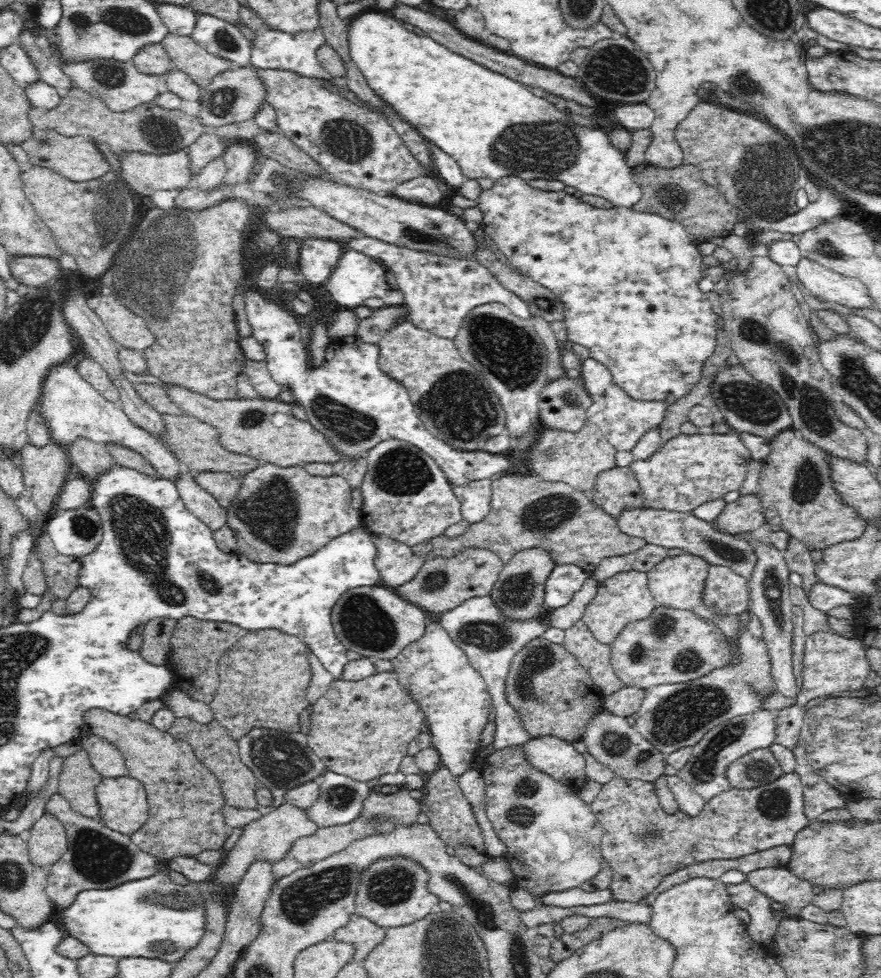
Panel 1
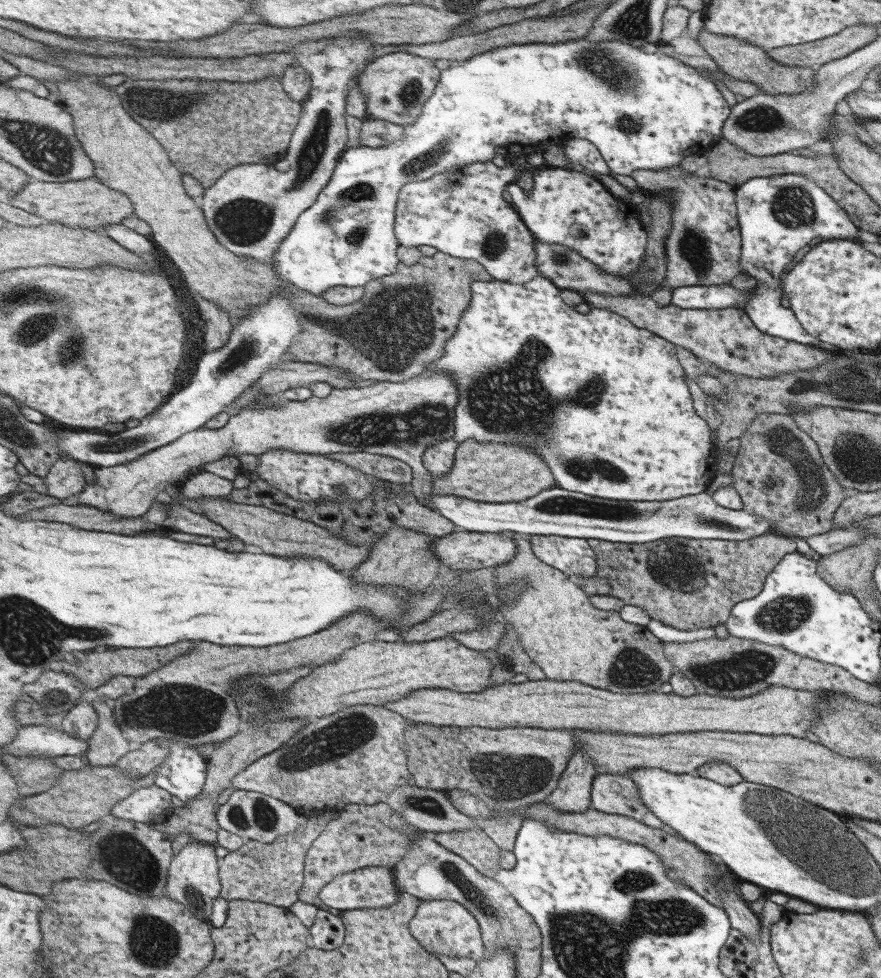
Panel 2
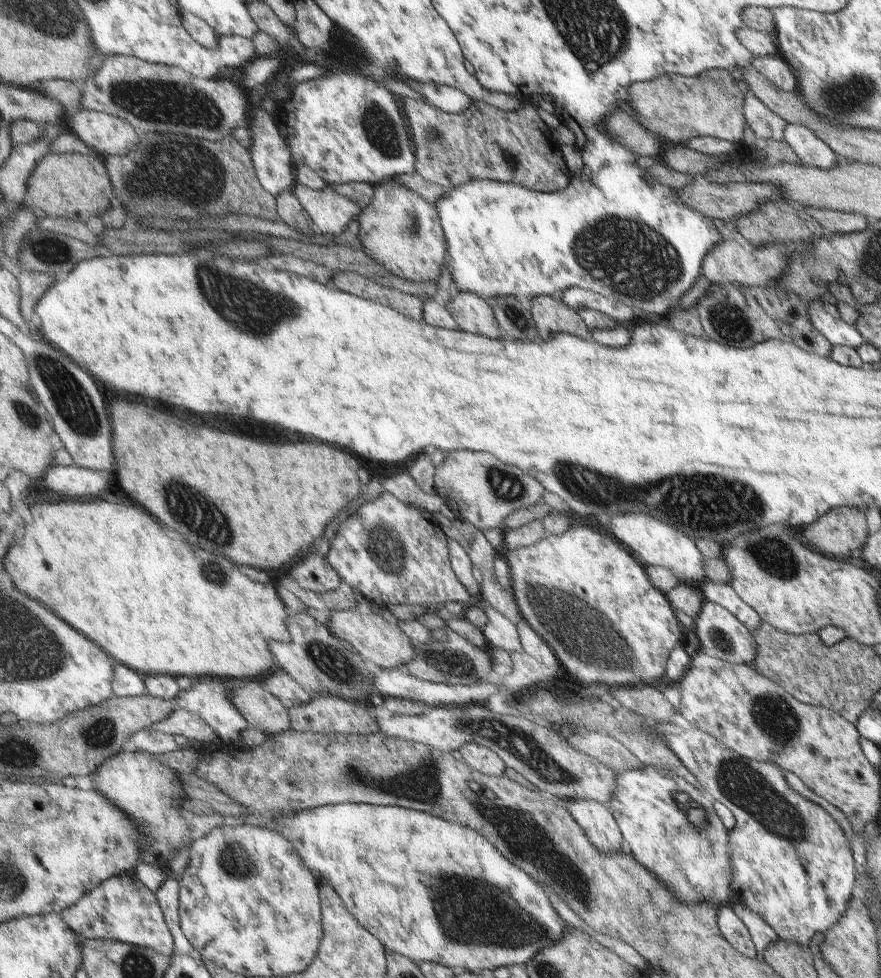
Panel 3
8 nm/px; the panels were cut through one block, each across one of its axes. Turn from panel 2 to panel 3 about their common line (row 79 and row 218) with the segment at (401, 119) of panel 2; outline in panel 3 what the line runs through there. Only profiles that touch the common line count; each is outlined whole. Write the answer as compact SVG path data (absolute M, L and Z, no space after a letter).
M389 178L375 184L371 200L355 220L361 228L359 240L363 244L363 252L387 266L389 272L411 282L437 278L447 242L443 242L443 226L439 226L433 202L427 202L417 192L409 190L407 184L403 186L397 178Z

